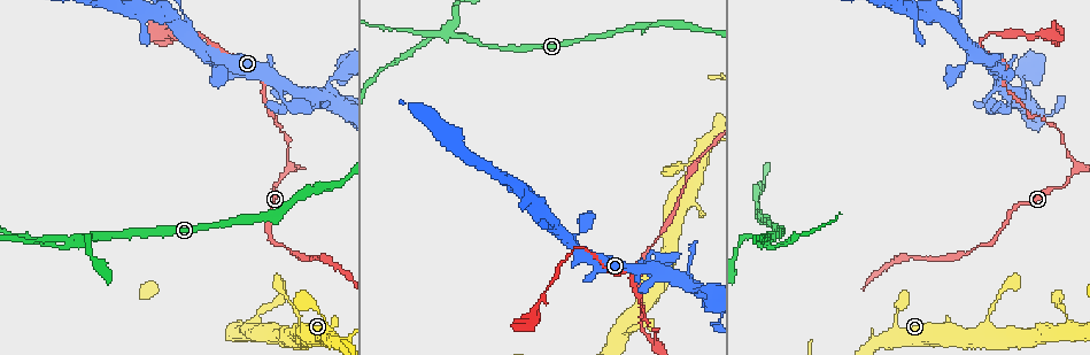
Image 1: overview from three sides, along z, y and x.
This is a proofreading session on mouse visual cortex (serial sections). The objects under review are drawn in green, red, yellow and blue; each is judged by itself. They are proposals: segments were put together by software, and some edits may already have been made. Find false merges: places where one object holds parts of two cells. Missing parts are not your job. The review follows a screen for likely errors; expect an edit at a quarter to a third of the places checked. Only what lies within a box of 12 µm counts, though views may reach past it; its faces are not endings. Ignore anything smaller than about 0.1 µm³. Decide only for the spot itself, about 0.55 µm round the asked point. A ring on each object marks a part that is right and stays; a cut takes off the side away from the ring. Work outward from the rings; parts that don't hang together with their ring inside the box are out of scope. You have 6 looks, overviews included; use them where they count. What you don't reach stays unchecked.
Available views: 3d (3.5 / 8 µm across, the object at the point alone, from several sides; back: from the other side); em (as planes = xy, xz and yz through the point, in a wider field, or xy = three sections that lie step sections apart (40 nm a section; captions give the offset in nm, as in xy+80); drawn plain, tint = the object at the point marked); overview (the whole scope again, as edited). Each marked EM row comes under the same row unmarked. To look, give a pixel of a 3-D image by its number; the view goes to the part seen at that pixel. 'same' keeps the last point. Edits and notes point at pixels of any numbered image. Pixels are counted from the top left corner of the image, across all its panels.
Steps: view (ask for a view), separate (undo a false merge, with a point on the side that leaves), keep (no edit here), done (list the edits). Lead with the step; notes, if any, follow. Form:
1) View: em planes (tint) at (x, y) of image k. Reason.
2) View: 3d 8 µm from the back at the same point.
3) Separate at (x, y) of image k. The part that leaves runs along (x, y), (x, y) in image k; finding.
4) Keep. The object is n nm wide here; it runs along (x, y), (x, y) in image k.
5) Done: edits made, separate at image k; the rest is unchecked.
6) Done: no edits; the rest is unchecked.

View: 3d 3.5 µm at (1001, 83) of image 1.

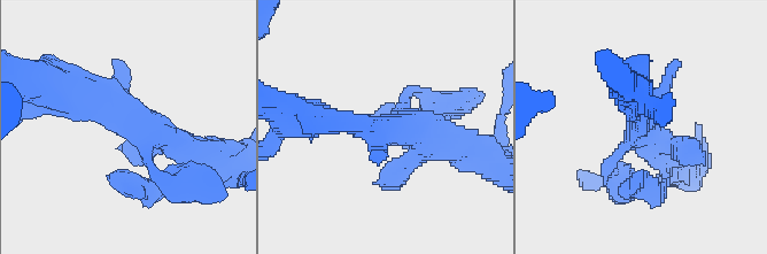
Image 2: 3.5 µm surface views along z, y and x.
Keep. It runs along (85, 89), (212, 155) in image 2; one cell here.

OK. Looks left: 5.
View: 3d 3.5 µm at (1065, 145) of image 1. Narrows sharply.

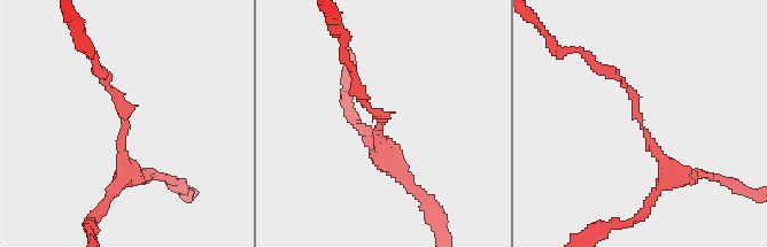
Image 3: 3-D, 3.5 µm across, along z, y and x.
View: em xy step 2 (tint) at (382, 123) of image 3. The arms are 150, 200 nm wide.

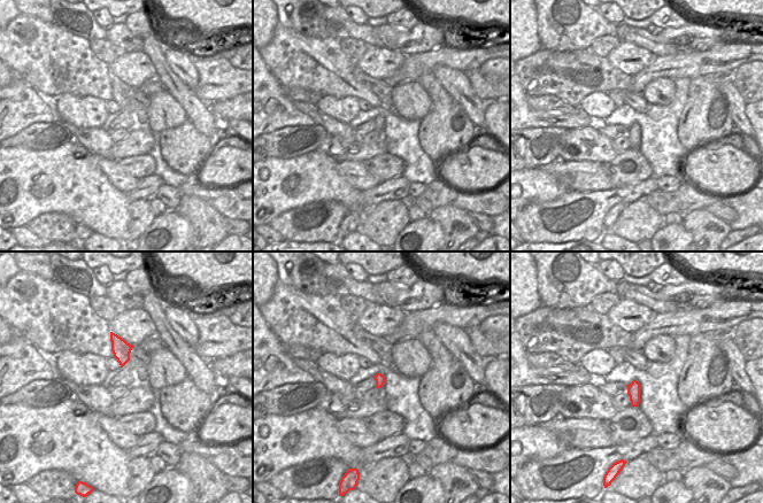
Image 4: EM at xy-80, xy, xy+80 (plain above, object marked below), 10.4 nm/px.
Keep. The object is 100 nm wide here; it runs along (116, 186), (123, 109), (99, 67) in image 3; all the same cell.

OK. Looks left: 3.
View: 3d 3.5 µm at (81, 234) of image 1. Four arms meet.

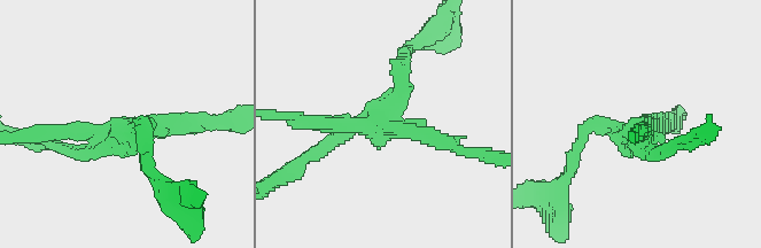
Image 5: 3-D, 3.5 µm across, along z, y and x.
View: em planes (tint) at (124, 126) of image 5. 4 arms meet here; the arms are 200, 200, 200, 250 nm wide; shape alone is not enough.

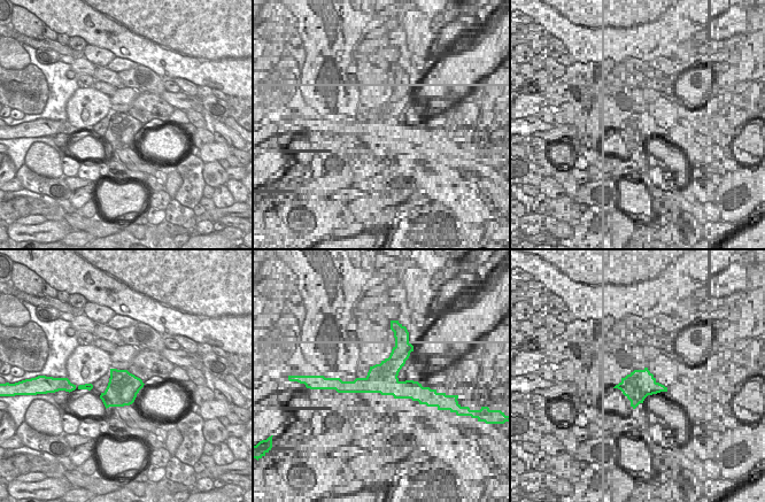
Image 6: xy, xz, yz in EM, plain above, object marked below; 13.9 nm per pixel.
Separate at (600, 125) of image 5. The part that leaves runs along (379, 122), (358, 122), (287, 175) in image 5; two cells meet here.

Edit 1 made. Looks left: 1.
Done: edits made, separate at image 5; the rest is unchecked.

